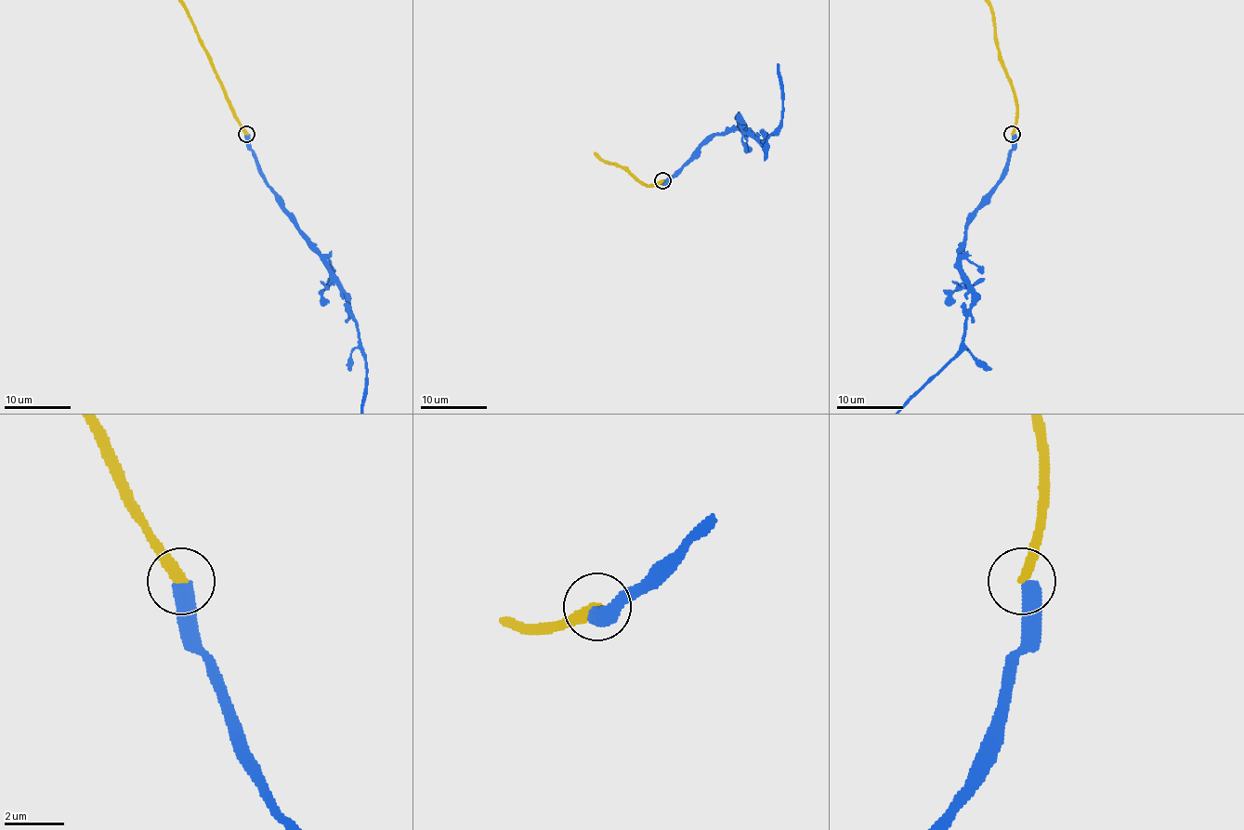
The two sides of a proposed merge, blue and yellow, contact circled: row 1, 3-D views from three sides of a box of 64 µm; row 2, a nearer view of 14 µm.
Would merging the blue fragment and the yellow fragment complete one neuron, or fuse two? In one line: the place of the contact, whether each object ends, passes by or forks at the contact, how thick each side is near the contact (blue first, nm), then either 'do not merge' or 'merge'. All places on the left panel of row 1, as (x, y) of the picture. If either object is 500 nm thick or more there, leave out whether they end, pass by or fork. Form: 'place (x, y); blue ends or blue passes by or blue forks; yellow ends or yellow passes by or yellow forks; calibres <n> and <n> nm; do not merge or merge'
place (246, 134); calibres 550 and 360 nm; do not merge

